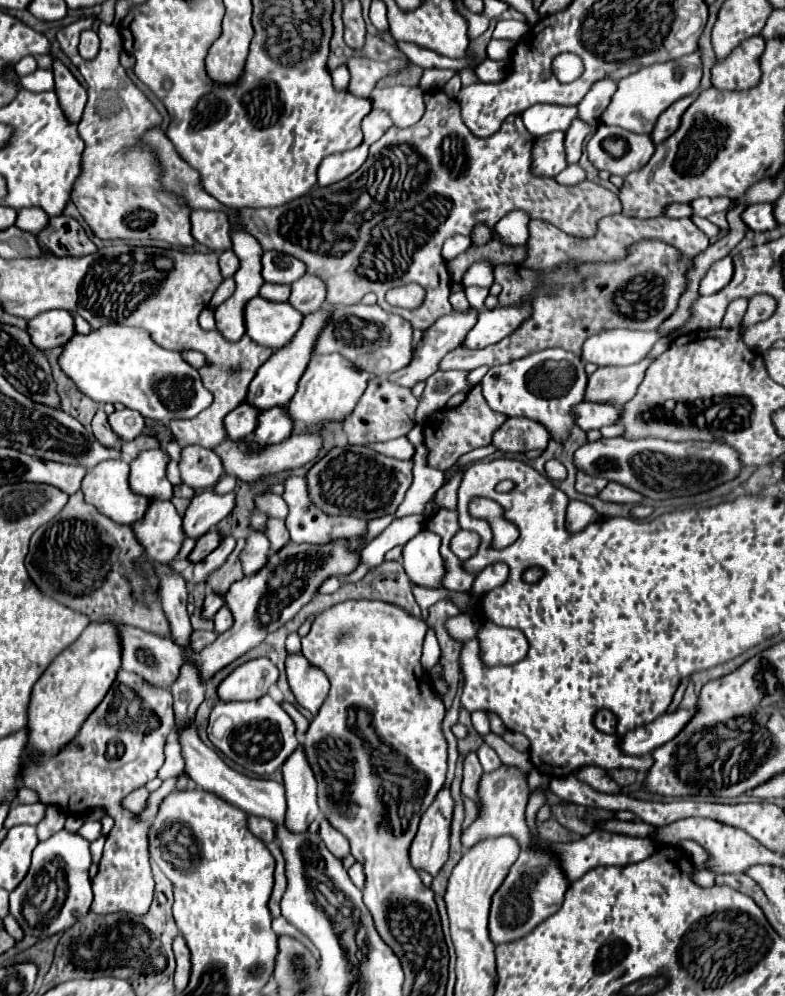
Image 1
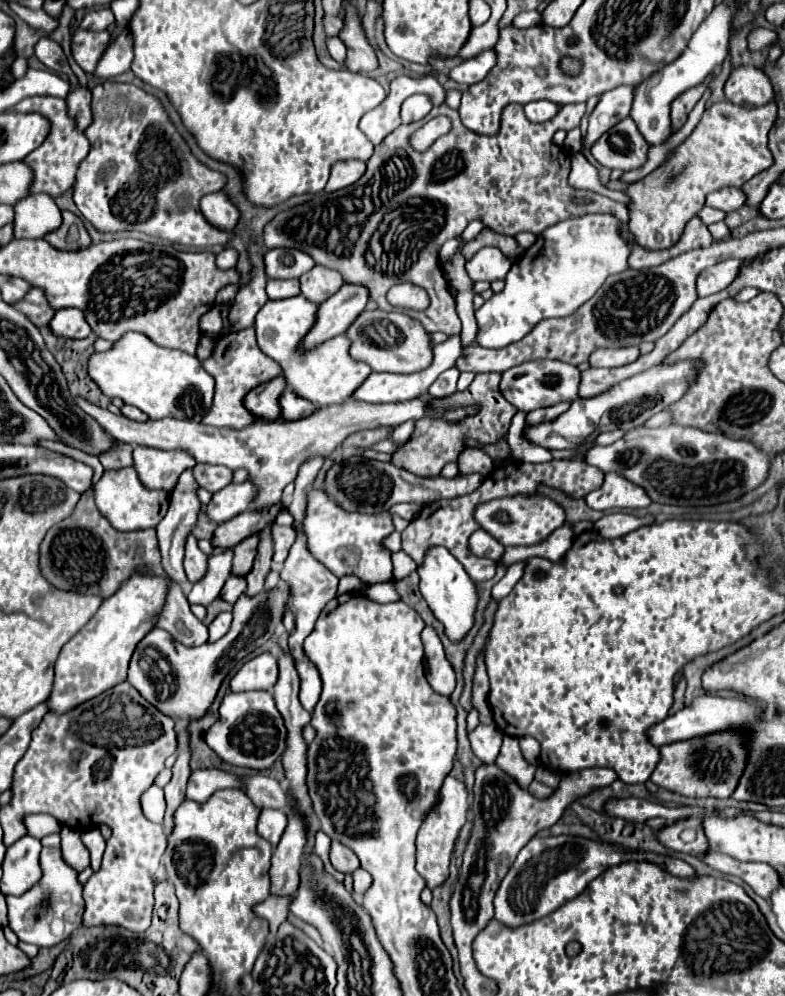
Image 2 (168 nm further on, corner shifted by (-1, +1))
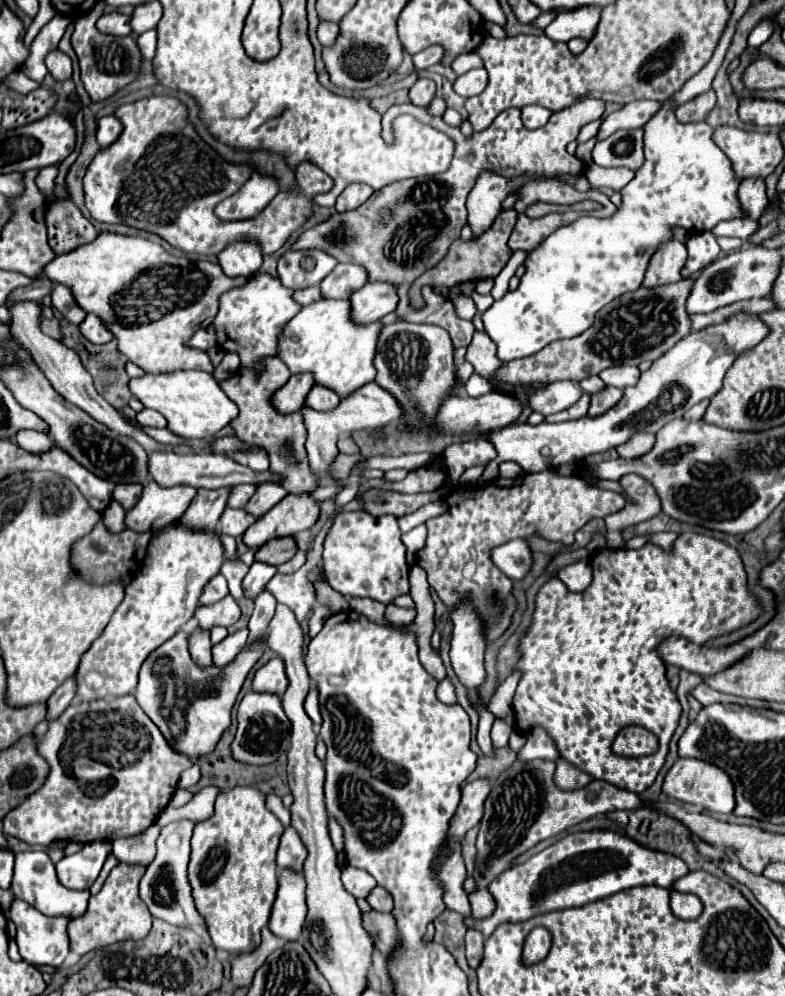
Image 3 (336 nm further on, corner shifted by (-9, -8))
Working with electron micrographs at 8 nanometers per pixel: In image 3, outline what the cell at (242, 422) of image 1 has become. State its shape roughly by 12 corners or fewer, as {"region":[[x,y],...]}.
{"region":[[291,375],[271,395],[277,413],[303,407],[313,387],[311,375]]}

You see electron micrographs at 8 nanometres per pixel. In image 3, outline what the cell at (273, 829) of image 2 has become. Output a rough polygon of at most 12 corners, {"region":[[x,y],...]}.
{"region":[[285,827],[277,865],[301,871],[307,849],[293,827]]}

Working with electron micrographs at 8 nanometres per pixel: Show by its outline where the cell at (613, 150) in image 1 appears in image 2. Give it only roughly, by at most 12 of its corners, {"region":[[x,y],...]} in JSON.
{"region":[[631,118],[607,130],[591,148],[605,168],[635,170],[649,144]]}

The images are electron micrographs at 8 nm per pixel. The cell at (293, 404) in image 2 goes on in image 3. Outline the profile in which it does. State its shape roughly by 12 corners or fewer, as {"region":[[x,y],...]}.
{"region":[[313,387],[305,407],[331,411],[339,399],[327,387]]}

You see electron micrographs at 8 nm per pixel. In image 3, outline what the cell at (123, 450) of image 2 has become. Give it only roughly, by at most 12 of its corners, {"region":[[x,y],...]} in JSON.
{"region":[[117,483],[113,499],[123,509],[139,499],[141,483]]}

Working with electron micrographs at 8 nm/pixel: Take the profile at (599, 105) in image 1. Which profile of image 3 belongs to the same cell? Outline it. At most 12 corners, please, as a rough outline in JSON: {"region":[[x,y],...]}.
{"region":[[631,101],[601,123],[597,141],[619,129],[643,127],[655,101]]}

